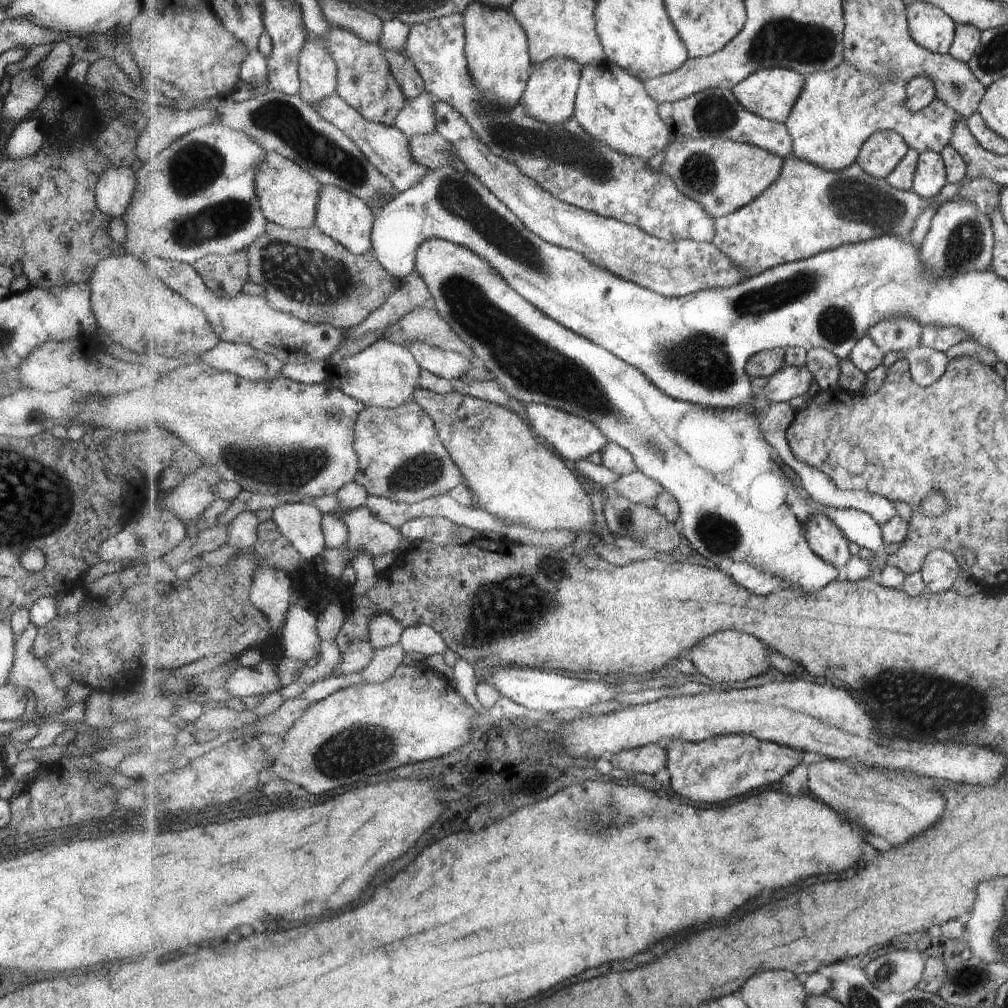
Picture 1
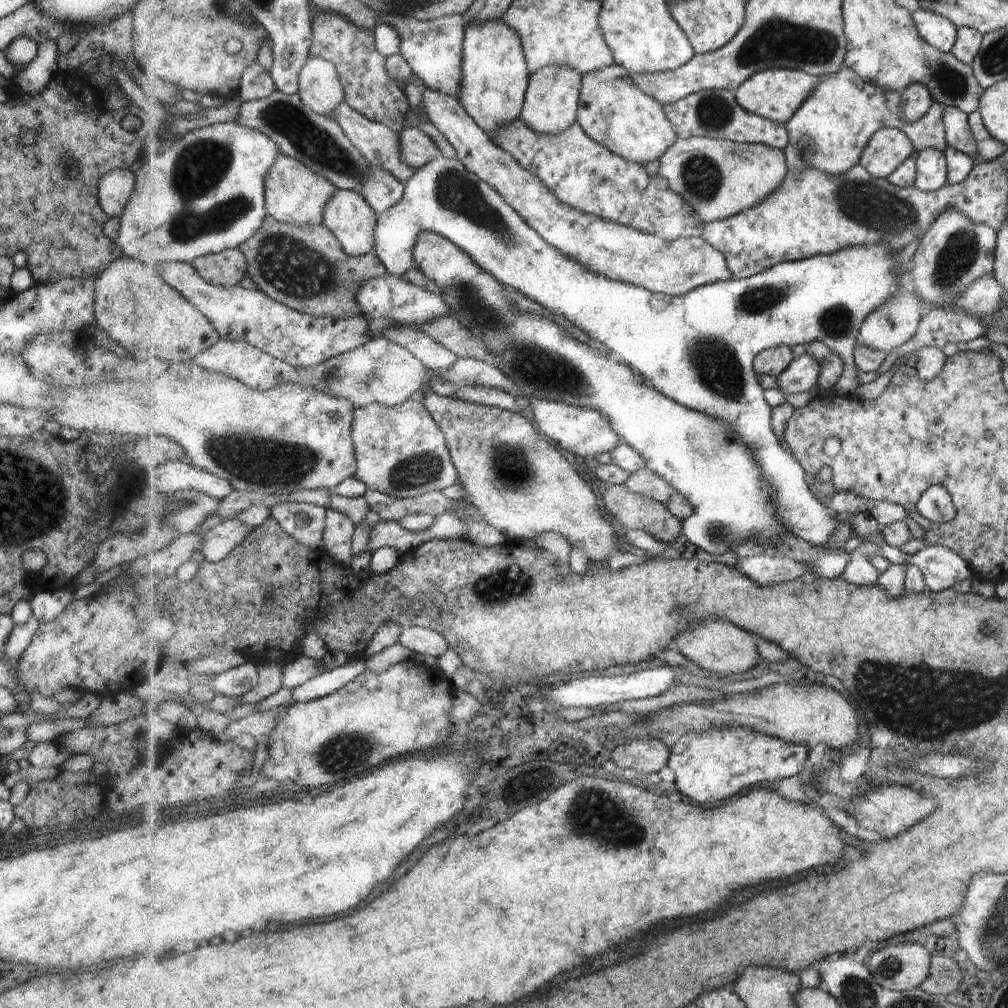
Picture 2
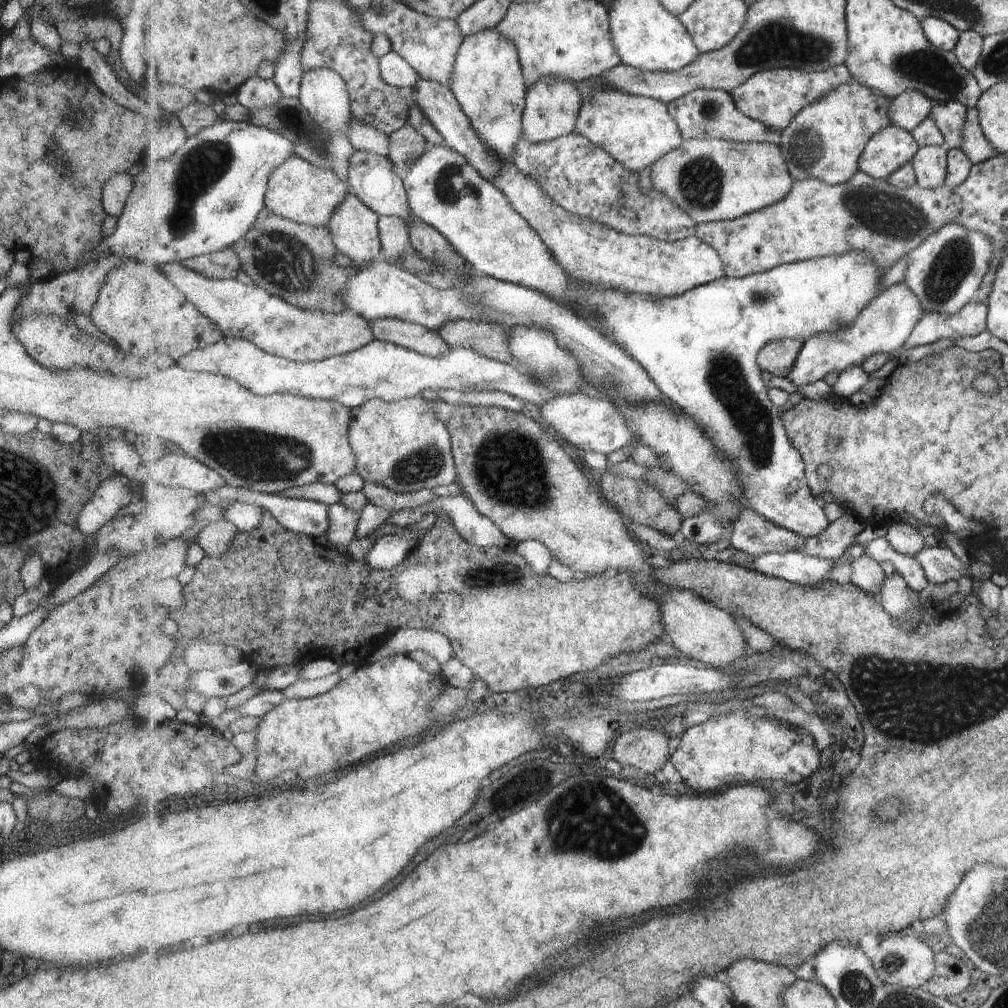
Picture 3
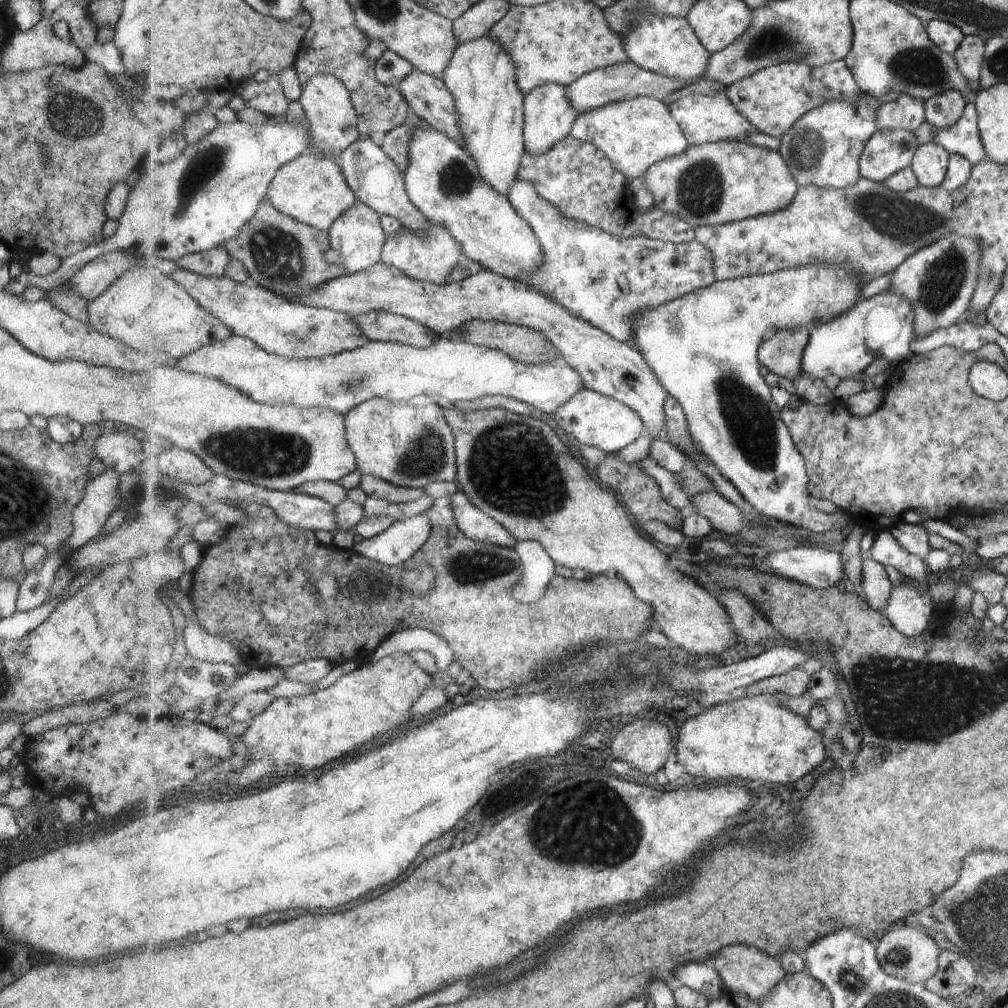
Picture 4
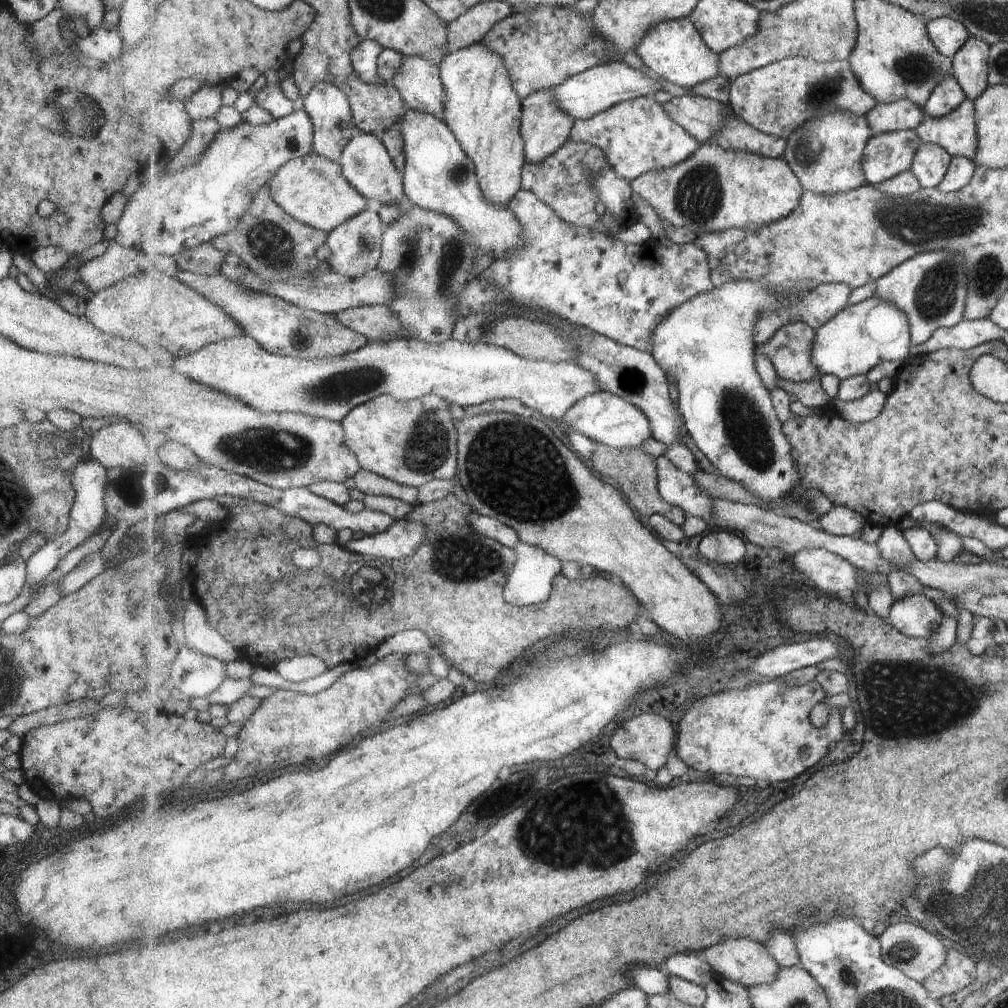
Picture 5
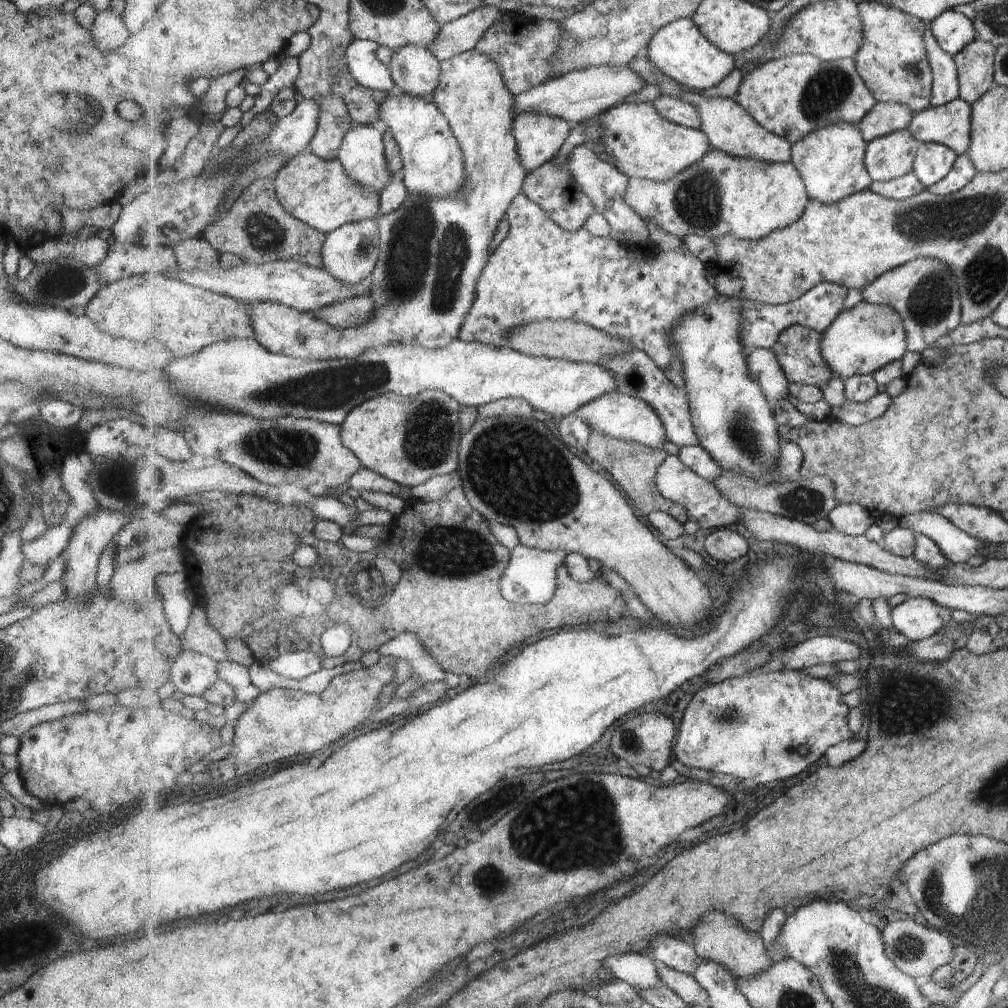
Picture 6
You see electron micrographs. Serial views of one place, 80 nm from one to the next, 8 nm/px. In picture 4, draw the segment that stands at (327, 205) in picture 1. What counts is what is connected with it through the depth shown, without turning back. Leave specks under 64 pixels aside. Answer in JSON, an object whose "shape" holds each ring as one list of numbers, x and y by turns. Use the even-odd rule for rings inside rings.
{"shape":[[359,200,345,211,329,230,332,248,341,253,341,266,348,274,367,271,382,260,382,252,388,240,381,222,381,214]]}

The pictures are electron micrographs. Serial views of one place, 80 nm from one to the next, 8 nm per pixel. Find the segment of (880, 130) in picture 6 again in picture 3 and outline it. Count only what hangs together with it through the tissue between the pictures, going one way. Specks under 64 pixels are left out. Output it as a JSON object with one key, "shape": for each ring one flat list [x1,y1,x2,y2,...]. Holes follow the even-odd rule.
{"shape":[[919,90,903,92,899,97,893,99,891,108,887,110,887,114,891,118,891,125,896,125,912,133,915,128,927,120,934,103]]}

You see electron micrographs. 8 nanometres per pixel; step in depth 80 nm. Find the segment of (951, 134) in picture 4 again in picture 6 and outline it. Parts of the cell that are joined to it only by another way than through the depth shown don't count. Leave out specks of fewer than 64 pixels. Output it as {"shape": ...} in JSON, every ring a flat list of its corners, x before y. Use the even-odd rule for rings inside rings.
{"shape":[[957,98,941,105,919,111,908,128,916,139,950,148,957,155,965,155,971,144,972,107]]}

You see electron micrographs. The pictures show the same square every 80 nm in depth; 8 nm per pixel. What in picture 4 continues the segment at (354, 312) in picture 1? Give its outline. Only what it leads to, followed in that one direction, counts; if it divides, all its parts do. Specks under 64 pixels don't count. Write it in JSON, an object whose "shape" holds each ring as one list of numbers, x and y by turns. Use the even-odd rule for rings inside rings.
{"shape":[[268,196,261,202,256,215,244,226,243,234,221,247,225,247,235,261,245,265,252,283,288,299,290,295,309,293,330,280,348,274,341,264,327,263,325,260,325,252,333,249,329,232,287,216]]}

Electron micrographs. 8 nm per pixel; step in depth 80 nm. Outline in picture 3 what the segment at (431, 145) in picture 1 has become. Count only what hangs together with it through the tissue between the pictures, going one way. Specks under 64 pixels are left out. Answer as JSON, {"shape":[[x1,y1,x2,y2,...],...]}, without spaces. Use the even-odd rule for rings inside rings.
{"shape":[[410,124,389,135,389,159,395,164,397,175,403,181,425,150,426,139]]}

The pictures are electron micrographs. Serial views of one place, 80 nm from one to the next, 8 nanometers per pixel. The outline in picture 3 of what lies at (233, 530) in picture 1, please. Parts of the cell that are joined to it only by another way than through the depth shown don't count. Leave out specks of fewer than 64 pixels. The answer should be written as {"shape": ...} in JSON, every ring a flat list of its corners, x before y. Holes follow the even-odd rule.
{"shape":[[227,519,213,521,203,528,195,542,205,552,205,556,220,557,229,552,239,532,241,531]]}

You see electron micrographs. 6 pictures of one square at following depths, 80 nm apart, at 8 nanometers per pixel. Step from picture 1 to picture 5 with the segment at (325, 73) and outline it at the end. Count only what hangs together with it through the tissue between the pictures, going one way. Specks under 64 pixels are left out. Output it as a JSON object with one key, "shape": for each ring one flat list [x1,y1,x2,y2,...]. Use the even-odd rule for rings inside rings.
{"shape":[[321,81,315,83,312,90,303,98,303,108,310,114,311,120,314,122,314,152,339,163,348,142,355,139,356,136,361,136,362,133,362,130,356,125,348,94,332,82]]}

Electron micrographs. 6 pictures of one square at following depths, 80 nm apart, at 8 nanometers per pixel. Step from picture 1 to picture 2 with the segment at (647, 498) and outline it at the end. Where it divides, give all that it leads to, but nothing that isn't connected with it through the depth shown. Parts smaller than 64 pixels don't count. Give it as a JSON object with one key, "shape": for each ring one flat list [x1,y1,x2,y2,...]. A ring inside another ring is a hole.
{"shape":[[649,468,631,473,629,480,624,484,631,492,637,492,641,496,649,496,653,500,659,500,662,504,667,504,675,494,675,488]]}

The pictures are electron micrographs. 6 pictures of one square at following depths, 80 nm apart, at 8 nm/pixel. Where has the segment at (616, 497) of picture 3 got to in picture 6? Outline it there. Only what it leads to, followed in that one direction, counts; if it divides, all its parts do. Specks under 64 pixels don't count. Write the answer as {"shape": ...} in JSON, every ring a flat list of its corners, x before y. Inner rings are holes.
{"shape":[[591,429,591,432,586,453,593,463,606,470,620,484,622,490,633,500,638,512,648,515,655,511,663,511,675,517,682,525,688,522,690,519,688,510,683,505,664,497,656,481,658,468,669,456,665,450,651,448,633,441,618,441,607,437,597,429]]}

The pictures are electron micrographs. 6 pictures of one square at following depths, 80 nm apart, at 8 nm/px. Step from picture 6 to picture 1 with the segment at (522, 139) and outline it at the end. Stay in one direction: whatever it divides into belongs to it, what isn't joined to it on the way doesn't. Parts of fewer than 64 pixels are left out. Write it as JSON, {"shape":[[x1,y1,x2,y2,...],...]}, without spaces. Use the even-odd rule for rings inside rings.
{"shape":[[569,57,552,58,544,63,533,65,528,87,522,98,528,113,550,125,566,123,572,119,576,111,581,75,582,66]]}

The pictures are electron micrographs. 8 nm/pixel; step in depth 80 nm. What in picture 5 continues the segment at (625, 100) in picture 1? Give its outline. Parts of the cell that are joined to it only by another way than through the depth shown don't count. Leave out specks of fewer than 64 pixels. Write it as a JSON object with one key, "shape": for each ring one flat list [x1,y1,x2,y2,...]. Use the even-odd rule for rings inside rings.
{"shape":[[653,96,622,102,587,120,575,120,570,138,597,145,608,156,611,168,628,181,634,181,651,171,675,166,703,146,703,143,673,120]]}

